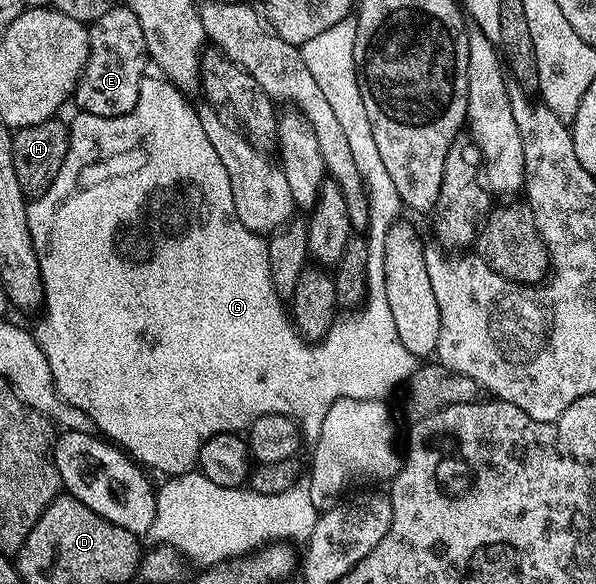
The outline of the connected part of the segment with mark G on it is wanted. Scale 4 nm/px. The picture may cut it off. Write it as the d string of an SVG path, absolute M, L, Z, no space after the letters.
M343 18L336 21L336 23L334 23L334 25L330 28L324 30L322 34L316 34L316 38L312 38L308 42L304 42L300 45L300 51L302 53L302 57L304 58L304 66L308 66L308 71L312 73L312 78L316 78L316 83L320 85L320 90L324 93L324 98L328 98L330 100L332 111L336 114L336 119L338 119L339 125L343 130L344 138L348 138L348 147L352 150L352 158L356 161L356 163L358 163L358 169L362 175L362 182L366 185L366 194L370 198L370 222L368 225L368 235L366 236L366 245L368 246L366 299L357 310L350 310L345 314L342 314L346 316L339 315L337 319L335 319L334 324L328 330L328 334L323 336L320 342L314 343L305 339L298 333L298 329L294 327L290 319L290 313L284 307L283 297L279 296L276 286L272 282L272 270L270 269L270 258L268 256L267 237L257 232L253 232L252 230L248 230L248 226L244 226L244 222L240 222L240 218L236 214L236 206L232 202L232 182L228 182L228 170L224 170L224 162L220 162L220 158L216 154L216 150L212 146L212 142L208 142L208 138L204 134L204 126L200 126L198 108L195 107L195 105L190 105L189 102L182 97L185 96L183 89L177 88L165 78L159 78L154 74L147 75L146 79L140 82L140 90L138 91L138 97L136 98L136 106L128 114L124 114L123 116L100 118L96 114L78 112L77 115L75 115L75 120L73 121L71 119L69 121L68 127L70 129L70 145L68 146L68 154L64 158L64 162L60 166L60 170L56 174L56 178L52 182L52 186L48 186L48 190L44 195L33 197L33 199L31 199L26 205L26 213L28 214L28 230L32 234L32 246L36 250L36 258L40 262L40 274L42 275L42 299L44 301L44 313L46 312L46 320L42 320L38 324L36 339L40 350L44 352L44 358L48 362L48 366L52 370L54 389L58 391L58 395L61 396L64 402L68 402L72 406L76 406L76 410L84 410L84 414L88 414L88 418L92 418L95 429L97 429L97 431L101 433L105 439L117 444L123 452L129 454L133 457L133 459L137 460L138 463L142 465L143 469L149 470L151 473L186 472L183 476L174 476L171 480L164 481L162 488L160 484L160 487L156 492L156 514L154 515L152 526L150 527L148 534L150 538L153 537L152 540L155 543L168 545L170 548L174 548L177 552L181 553L187 561L192 560L194 563L198 564L197 567L200 568L213 567L214 565L220 564L226 560L234 559L238 556L249 555L251 552L261 547L265 547L269 543L289 541L291 539L289 536L302 536L301 538L309 537L309 534L316 526L316 522L318 521L318 517L320 515L320 509L316 506L312 506L312 498L310 497L309 487L302 482L295 482L291 488L284 490L278 496L276 494L260 494L258 496L254 492L251 492L249 487L246 486L241 488L216 486L216 482L212 482L209 478L203 476L201 472L195 470L200 450L208 438L212 438L216 434L224 434L225 432L238 432L239 430L249 429L251 422L253 422L256 418L260 418L264 414L280 414L281 416L285 416L287 420L296 422L297 427L301 429L305 435L307 432L307 434L310 435L310 438L317 437L320 426L324 422L324 414L328 414L328 410L332 406L332 402L336 402L340 398L382 400L383 397L385 397L385 392L392 391L397 384L400 384L400 386L405 385L408 379L410 379L410 376L413 374L414 369L420 364L419 357L413 356L413 354L411 354L408 350L404 350L404 342L400 342L400 334L396 334L396 322L392 322L392 309L388 306L386 279L384 278L384 242L386 241L388 230L392 227L392 225L399 223L401 216L398 215L400 215L401 212L404 212L404 205L402 199L400 198L400 194L396 194L396 185L393 184L392 178L389 176L388 170L384 166L384 161L380 159L380 150L376 147L376 138L372 138L372 122L368 122L368 113L366 113L366 109L364 107L364 98L360 98L360 86L358 85L358 79L356 78L356 62L354 61L354 43L356 42L357 25L357 19Z

